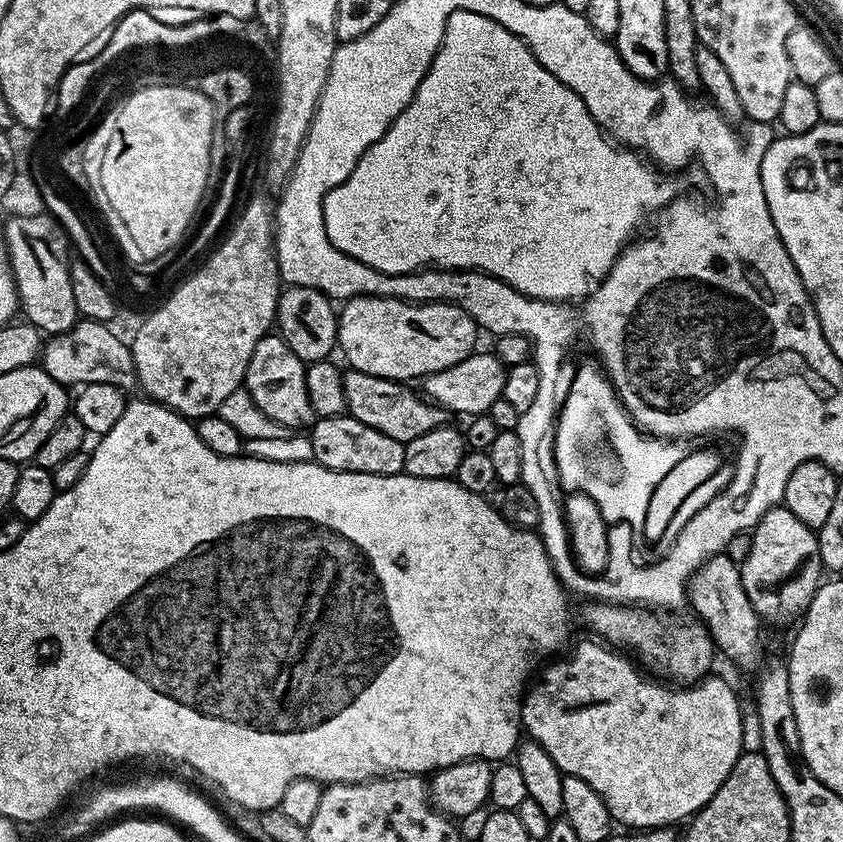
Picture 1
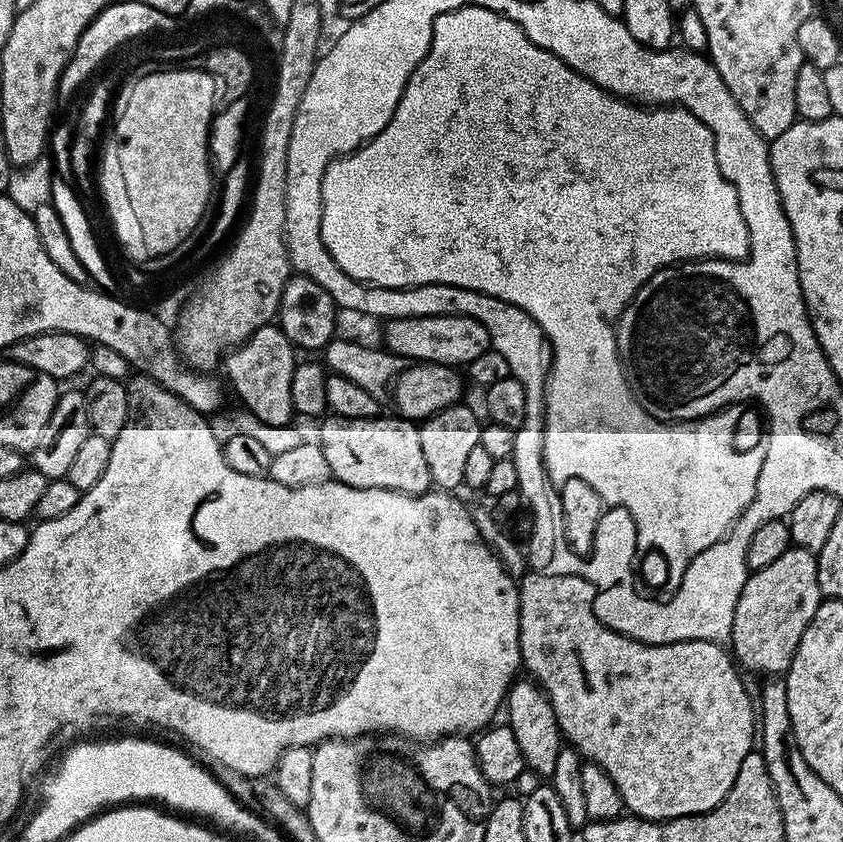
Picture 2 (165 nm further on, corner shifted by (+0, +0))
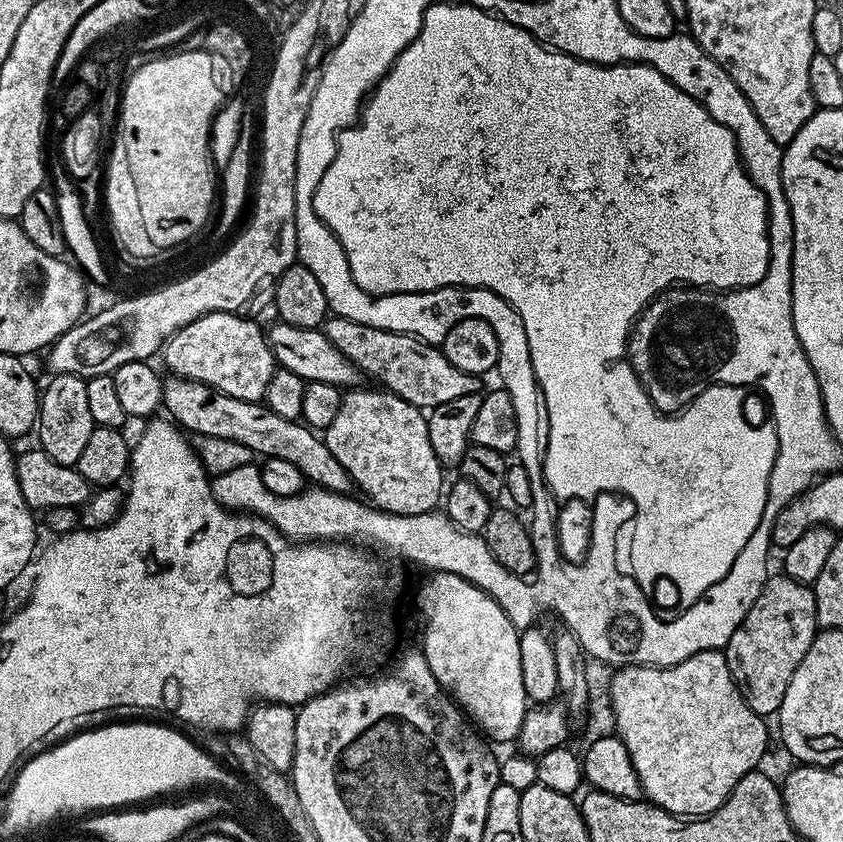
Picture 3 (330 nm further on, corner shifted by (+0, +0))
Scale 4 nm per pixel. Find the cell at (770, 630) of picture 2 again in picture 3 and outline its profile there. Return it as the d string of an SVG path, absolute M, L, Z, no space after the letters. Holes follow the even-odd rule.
M769 575L762 594L758 594L758 602L750 606L750 614L746 614L728 647L723 649L730 674L754 714L771 718L779 713L782 698L786 698L786 686L790 686L794 670L806 658L806 650L810 650L817 631L815 591L789 576Z

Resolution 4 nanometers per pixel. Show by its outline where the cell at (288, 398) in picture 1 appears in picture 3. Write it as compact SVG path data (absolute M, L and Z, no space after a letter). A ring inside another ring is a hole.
M211 312L186 327L180 328L164 343L162 357L164 364L173 373L185 376L188 380L197 380L199 384L206 384L209 388L230 394L230 398L238 398L246 402L263 401L266 386L270 386L270 378L278 367L278 361L268 345L269 337L252 320L247 320L247 315L234 312Z

